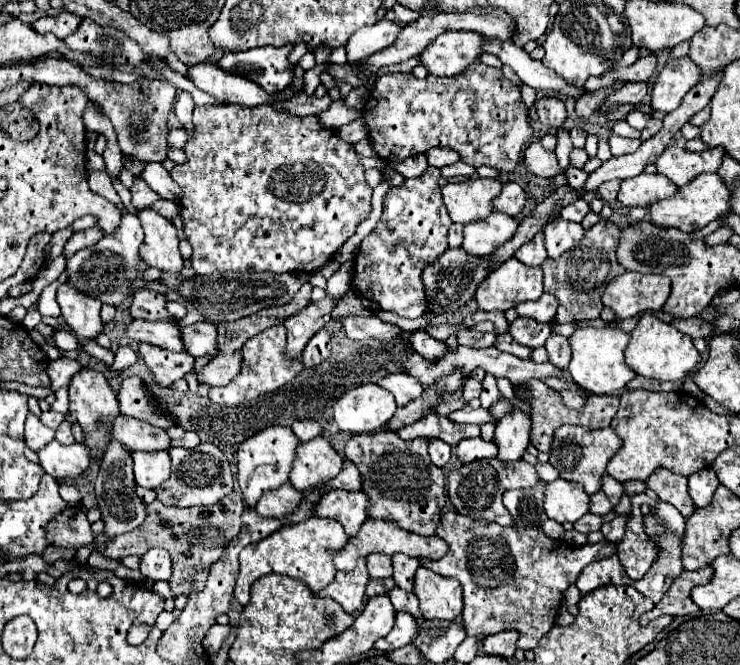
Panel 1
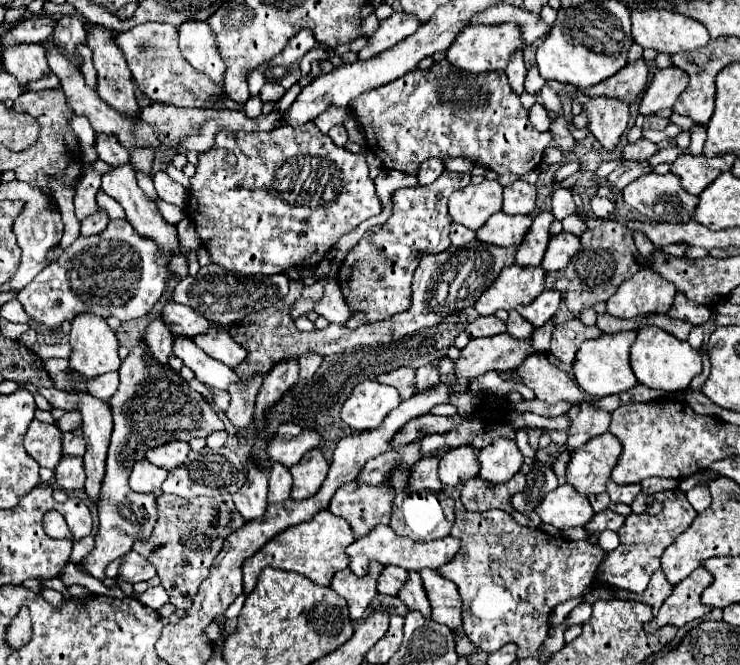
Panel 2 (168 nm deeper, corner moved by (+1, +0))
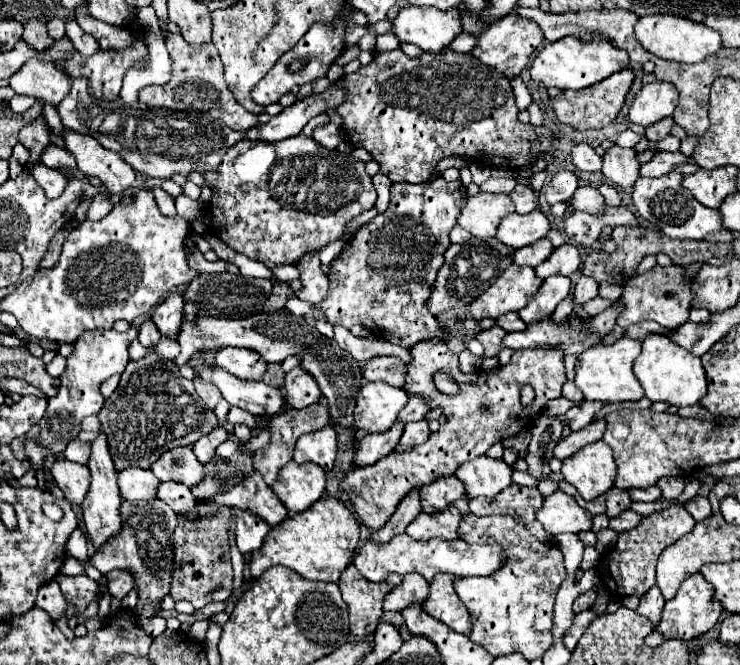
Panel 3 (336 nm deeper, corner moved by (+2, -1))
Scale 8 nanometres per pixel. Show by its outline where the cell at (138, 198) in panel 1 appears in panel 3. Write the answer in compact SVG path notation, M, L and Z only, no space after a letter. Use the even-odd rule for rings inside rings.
M80 4L74 8L74 20L84 32L92 34L100 42L100 48L126 48L132 42L130 32L126 28L92 18L88 12L88 4Z

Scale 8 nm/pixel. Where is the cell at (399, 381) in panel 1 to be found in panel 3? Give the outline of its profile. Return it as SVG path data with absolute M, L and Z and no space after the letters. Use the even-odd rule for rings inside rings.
M374 356L366 362L364 378L370 382L382 380L396 388L402 388L406 380L406 364L398 356Z

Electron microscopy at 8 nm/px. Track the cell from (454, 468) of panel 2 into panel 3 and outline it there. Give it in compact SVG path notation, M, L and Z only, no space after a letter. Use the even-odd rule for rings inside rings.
M448 476L442 480L432 482L430 486L424 486L420 490L420 502L422 502L422 512L436 514L442 512L444 508L452 506L458 498L464 496L464 484L456 476Z

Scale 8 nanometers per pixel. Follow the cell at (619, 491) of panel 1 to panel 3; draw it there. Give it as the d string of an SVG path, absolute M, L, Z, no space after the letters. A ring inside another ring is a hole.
M650 486L650 488L642 488L642 490L630 490L630 496L634 502L654 502L654 500L662 498L662 492L658 486Z

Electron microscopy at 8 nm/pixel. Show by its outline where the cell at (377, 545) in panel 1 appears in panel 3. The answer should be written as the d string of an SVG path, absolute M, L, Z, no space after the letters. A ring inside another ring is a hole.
M406 534L396 536L388 544L380 544L380 546L368 540L368 542L364 542L358 556L354 558L354 566L370 582L382 582L392 572L402 574L402 576L410 574L410 572L416 572L426 582L432 582L432 578L440 572L448 572L448 574L454 574L454 576L488 576L488 574L496 572L496 568L500 568L502 564L504 564L504 552L496 544L478 546L478 544L468 544L460 538L458 540L436 538L436 540L420 542L420 540L408 538Z

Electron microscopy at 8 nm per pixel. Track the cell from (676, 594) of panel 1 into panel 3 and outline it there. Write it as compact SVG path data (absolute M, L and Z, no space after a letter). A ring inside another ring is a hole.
M692 574L692 576L688 576L688 580L682 582L678 594L670 602L666 602L664 612L662 612L662 622L646 638L646 646L656 648L664 640L672 640L672 638L682 640L682 642L696 640L702 634L710 632L718 624L722 612L724 612L722 604L720 602L714 602L714 590L712 590L712 586L702 578L702 574Z

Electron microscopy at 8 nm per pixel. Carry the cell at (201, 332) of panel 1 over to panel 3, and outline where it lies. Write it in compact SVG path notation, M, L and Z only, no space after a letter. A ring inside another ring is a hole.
M216 348L216 364L240 380L262 380L266 362L248 348Z

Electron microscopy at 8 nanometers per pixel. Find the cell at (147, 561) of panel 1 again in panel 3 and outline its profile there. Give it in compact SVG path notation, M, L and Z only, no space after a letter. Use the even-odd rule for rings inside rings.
M112 570L108 574L104 574L108 580L108 590L112 596L116 596L118 600L122 600L134 586L134 576L128 570Z

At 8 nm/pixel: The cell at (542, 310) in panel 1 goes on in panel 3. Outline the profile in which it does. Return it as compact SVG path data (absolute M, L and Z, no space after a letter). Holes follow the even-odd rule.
M550 276L542 282L536 296L532 296L532 300L518 314L526 324L542 320L544 316L550 316L554 312L554 308L568 296L568 292L570 292L570 278Z

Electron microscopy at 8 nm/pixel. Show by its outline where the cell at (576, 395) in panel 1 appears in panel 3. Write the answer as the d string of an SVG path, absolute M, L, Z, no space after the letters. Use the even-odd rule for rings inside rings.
M440 338L420 340L410 348L410 358L412 362L408 364L404 390L410 396L424 398L430 410L440 408L448 421L440 426L436 434L430 434L424 444L408 450L396 448L376 464L356 468L346 474L342 486L352 500L362 524L368 526L370 532L376 532L386 524L386 520L396 512L400 500L408 496L412 488L422 488L432 480L452 476L460 464L486 454L492 444L512 438L532 426L544 404L550 398L558 398L562 384L568 380L564 370L564 352L556 352L556 348L524 348L514 352L510 362L498 370L486 372L480 368L470 374L458 368L458 356L450 352ZM440 370L448 372L452 378L460 378L460 394L447 396L436 390L433 376ZM522 384L530 384L536 390L536 402L530 406L522 406L520 402ZM482 406L488 406L488 410L482 410Z

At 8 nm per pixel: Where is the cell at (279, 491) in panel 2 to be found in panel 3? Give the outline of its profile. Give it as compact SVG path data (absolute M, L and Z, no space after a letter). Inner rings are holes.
M318 402L318 404L310 404L310 406L302 408L302 410L288 408L288 412L282 410L276 418L272 418L272 420L268 422L268 426L266 426L266 430L270 432L270 444L268 444L266 448L256 450L254 456L252 456L254 468L262 474L264 482L266 482L268 486L274 484L274 480L276 480L280 468L282 468L286 462L292 460L294 444L296 444L296 440L298 440L302 434L316 432L316 430L320 430L320 428L324 428L324 426L328 426L328 424L330 424L330 414L328 414L328 408L326 408L322 402Z

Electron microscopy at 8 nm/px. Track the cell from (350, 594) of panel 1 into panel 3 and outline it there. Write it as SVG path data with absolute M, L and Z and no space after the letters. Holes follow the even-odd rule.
M350 564L340 576L340 592L348 604L350 632L354 636L374 634L382 616L384 596L402 582L400 574L392 574L386 582L370 582L360 576L354 564Z

